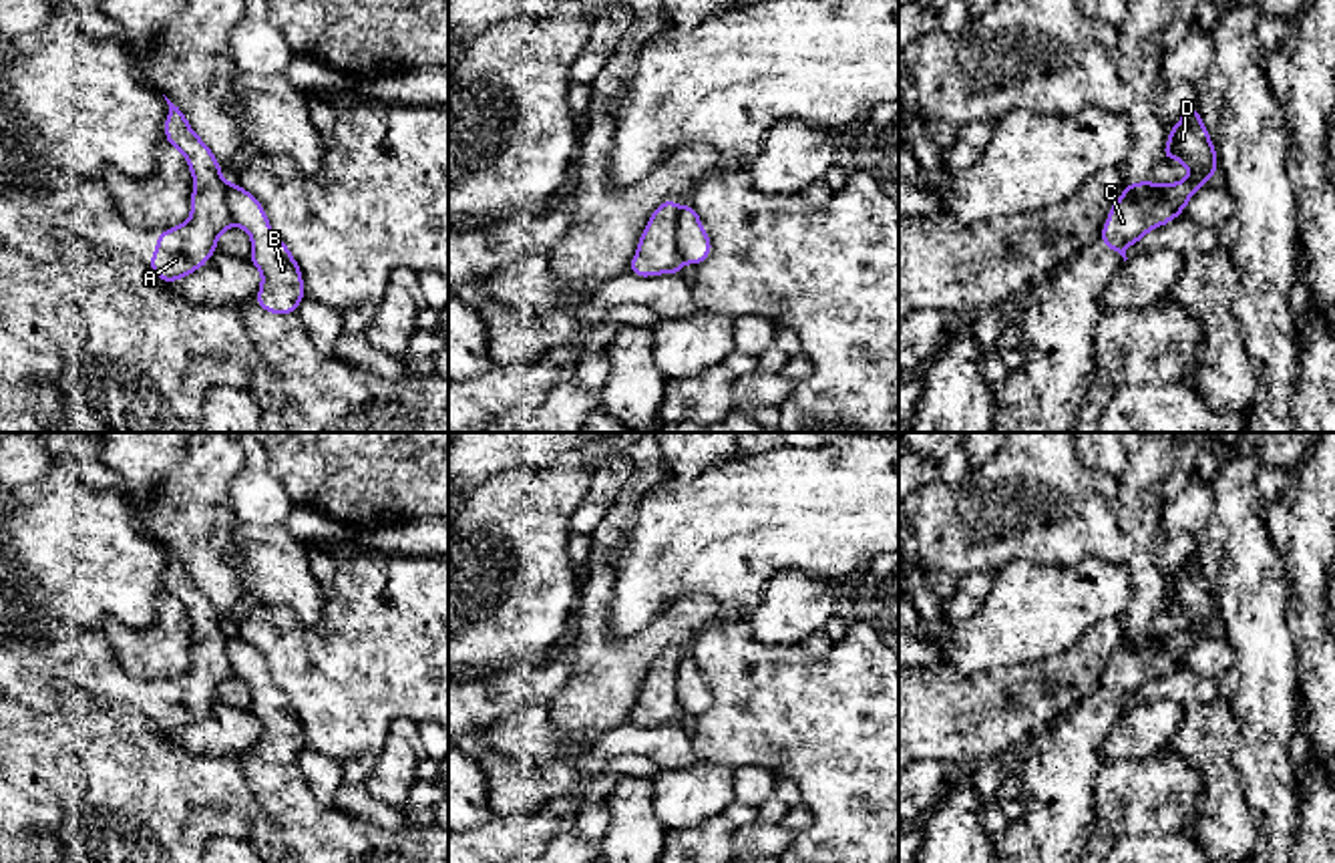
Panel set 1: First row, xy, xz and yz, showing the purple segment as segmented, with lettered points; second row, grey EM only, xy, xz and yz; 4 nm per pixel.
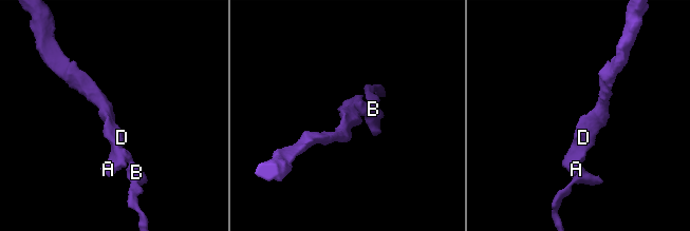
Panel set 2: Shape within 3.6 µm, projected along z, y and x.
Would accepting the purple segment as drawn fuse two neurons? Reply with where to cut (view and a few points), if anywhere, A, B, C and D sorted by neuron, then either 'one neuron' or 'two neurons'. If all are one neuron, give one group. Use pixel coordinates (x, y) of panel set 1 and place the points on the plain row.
cut in yz along (1128, 634), (1136, 650), (1159, 652), (1163, 648); A C D / B; two neurons

